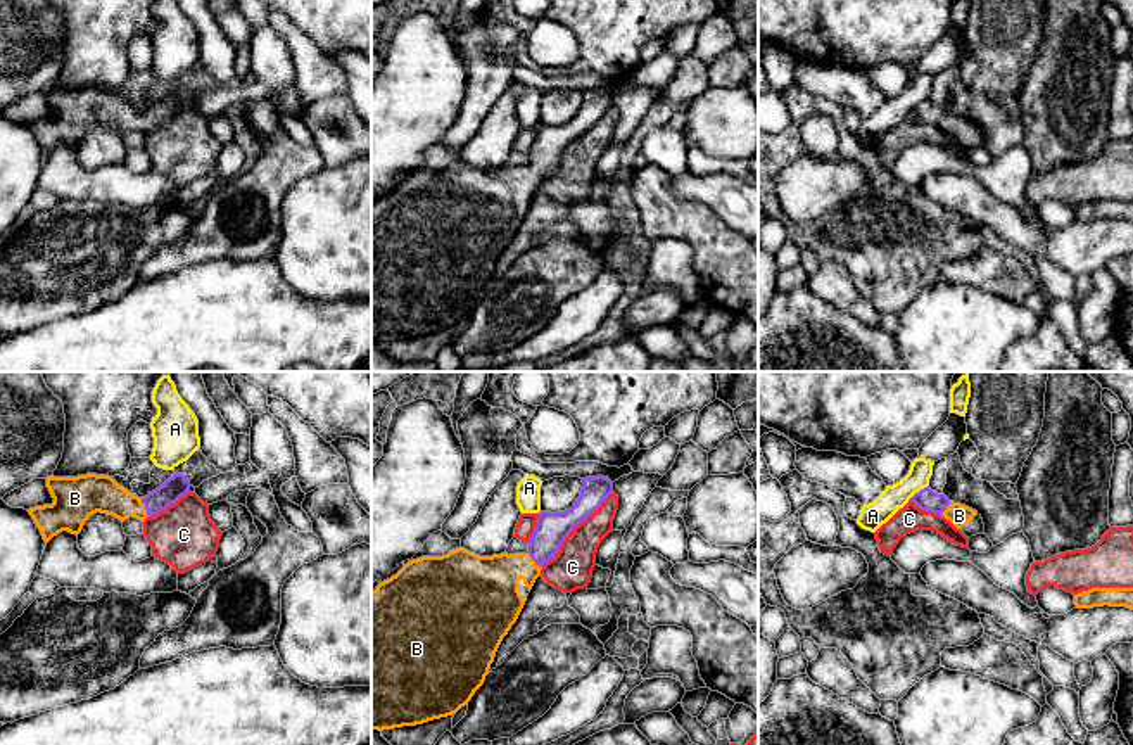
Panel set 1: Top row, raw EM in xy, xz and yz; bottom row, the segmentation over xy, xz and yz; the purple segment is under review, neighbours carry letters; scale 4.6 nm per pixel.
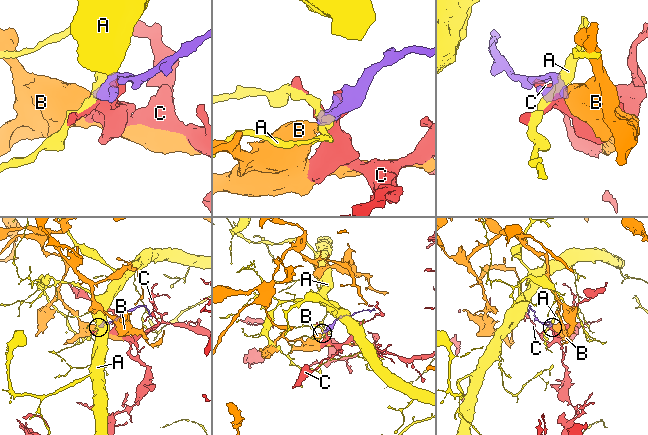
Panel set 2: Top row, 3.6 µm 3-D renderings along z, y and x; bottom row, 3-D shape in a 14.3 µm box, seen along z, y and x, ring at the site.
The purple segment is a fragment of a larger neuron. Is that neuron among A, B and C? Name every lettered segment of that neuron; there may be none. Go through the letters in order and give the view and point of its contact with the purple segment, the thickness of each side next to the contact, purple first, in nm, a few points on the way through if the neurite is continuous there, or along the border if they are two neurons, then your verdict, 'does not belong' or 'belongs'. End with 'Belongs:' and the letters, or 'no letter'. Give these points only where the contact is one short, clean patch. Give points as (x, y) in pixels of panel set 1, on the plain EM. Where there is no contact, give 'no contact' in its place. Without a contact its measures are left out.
A: yz (919, 104) | 100/120 nm | does not belong
B: xy (145, 120) | 110/180 nm | across xy (177, 99), (145, 120), (123, 118), (94, 106) | belongs
C: xz (572, 142) | 150/190 nm | does not belong
Belongs: B

